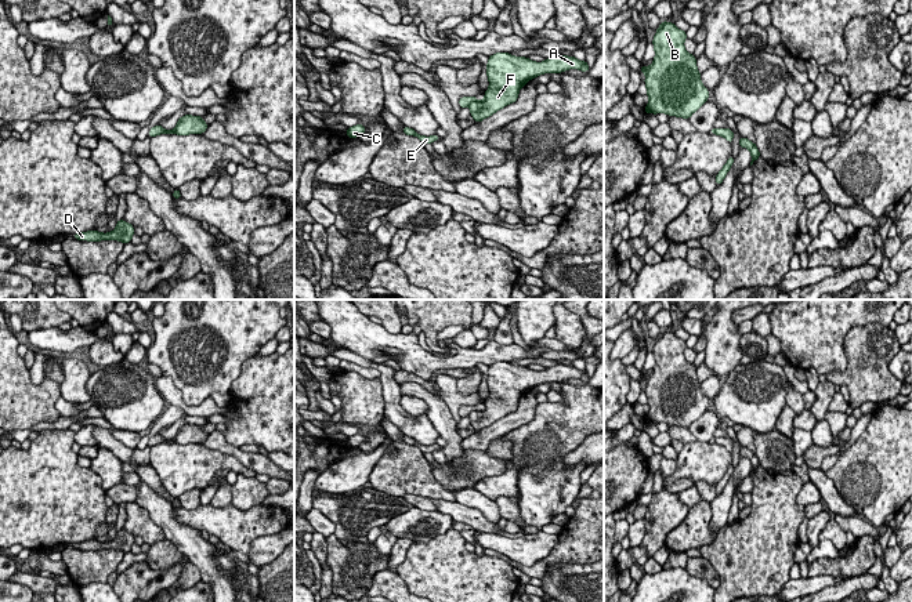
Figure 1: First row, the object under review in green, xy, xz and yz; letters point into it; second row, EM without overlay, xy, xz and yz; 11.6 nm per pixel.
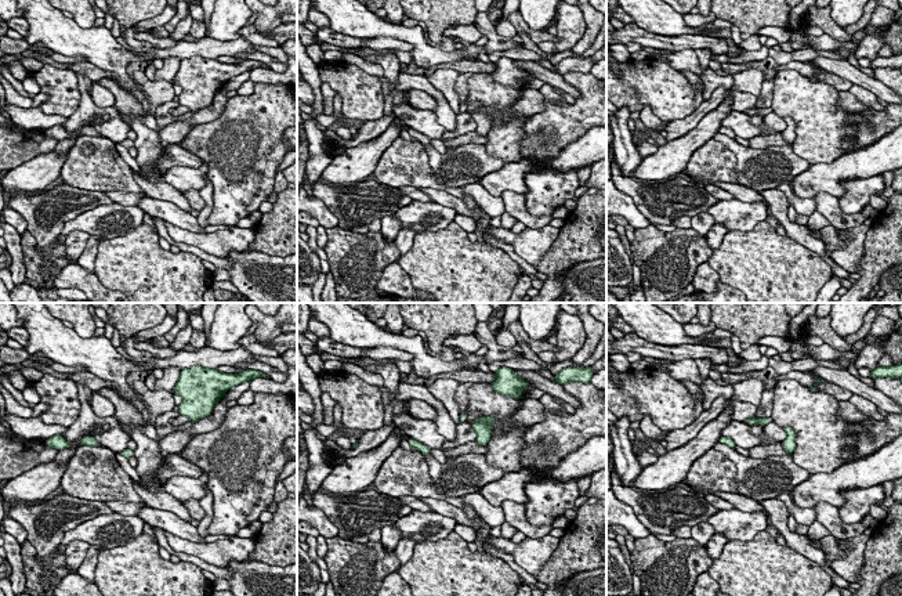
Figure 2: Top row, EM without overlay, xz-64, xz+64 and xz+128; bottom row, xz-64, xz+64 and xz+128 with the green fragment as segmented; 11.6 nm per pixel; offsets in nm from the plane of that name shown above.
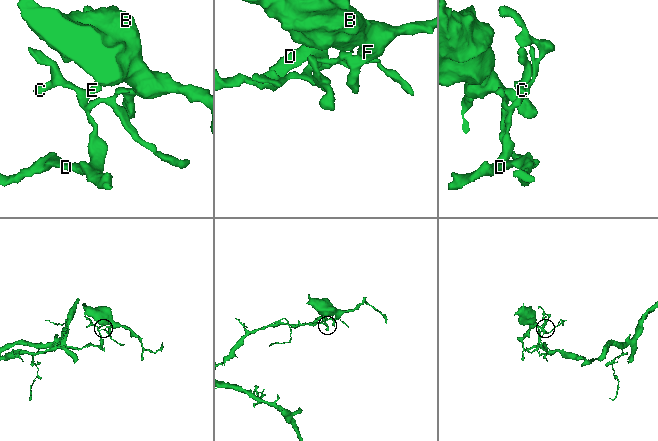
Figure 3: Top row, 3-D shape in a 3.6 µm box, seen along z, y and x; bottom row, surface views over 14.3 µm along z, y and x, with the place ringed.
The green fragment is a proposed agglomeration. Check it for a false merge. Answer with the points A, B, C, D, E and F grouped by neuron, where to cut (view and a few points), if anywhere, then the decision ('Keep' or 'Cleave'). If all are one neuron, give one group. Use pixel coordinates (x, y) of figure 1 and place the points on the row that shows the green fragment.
Groups: A B F / C D E. Split along xz (476, 100), (467, 105). Cleave

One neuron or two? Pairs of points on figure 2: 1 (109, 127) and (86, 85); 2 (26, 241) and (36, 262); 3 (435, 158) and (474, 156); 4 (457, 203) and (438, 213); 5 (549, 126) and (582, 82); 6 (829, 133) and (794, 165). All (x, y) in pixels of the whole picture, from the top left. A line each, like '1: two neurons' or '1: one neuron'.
1: one neuron
2: one neuron
3: one neuron
4: two neurons
5: one neuron
6: two neurons

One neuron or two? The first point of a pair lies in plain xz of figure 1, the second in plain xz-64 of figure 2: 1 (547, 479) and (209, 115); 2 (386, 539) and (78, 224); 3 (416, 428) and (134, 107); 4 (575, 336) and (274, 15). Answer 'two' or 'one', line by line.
1: two
2: two
3: two
4: one

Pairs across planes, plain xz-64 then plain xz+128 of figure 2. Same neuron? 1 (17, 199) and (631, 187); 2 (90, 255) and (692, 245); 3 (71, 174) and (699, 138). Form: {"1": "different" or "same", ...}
{"1": "same", "2": "different", "3": "different"}

